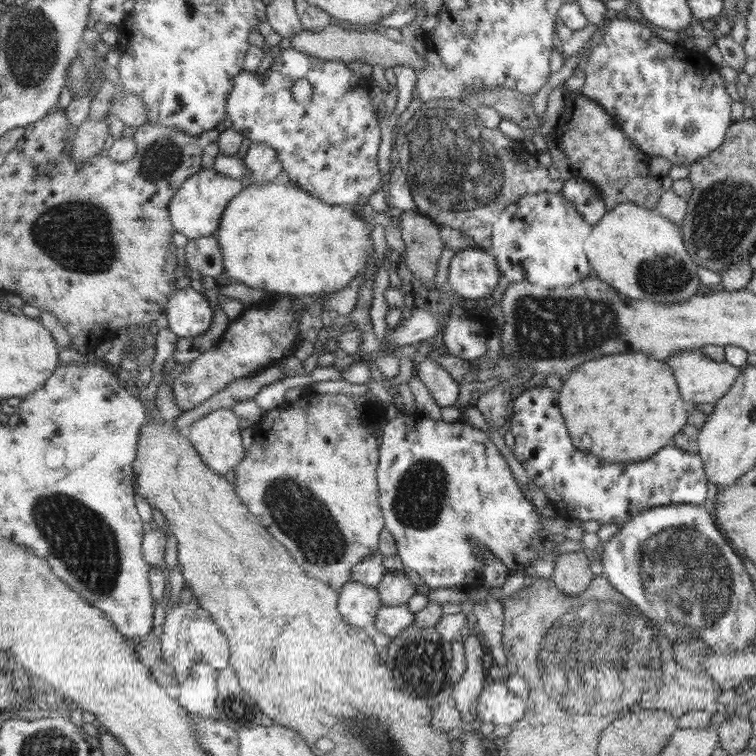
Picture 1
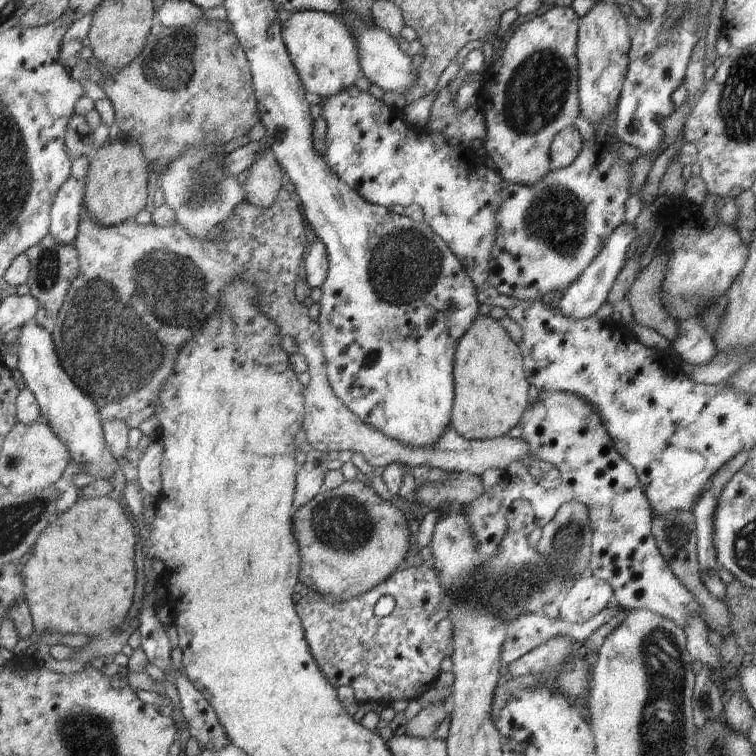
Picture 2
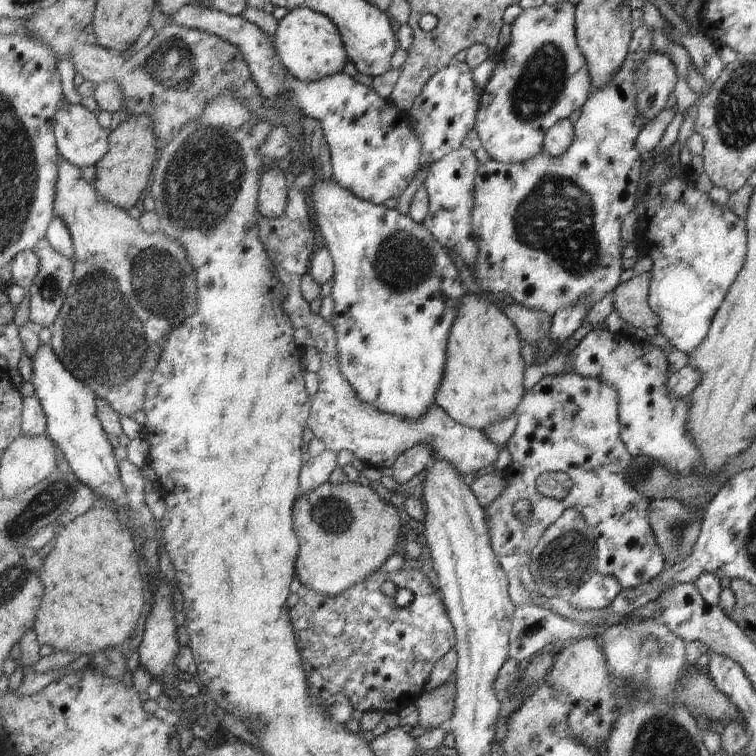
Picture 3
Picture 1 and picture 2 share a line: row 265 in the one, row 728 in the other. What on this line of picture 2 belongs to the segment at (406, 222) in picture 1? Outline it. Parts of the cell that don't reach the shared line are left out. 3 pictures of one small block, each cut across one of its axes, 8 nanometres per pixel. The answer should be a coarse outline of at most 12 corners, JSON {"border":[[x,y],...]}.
{"border":[[446,702],[422,709],[406,722],[406,735],[432,739],[451,715]]}

